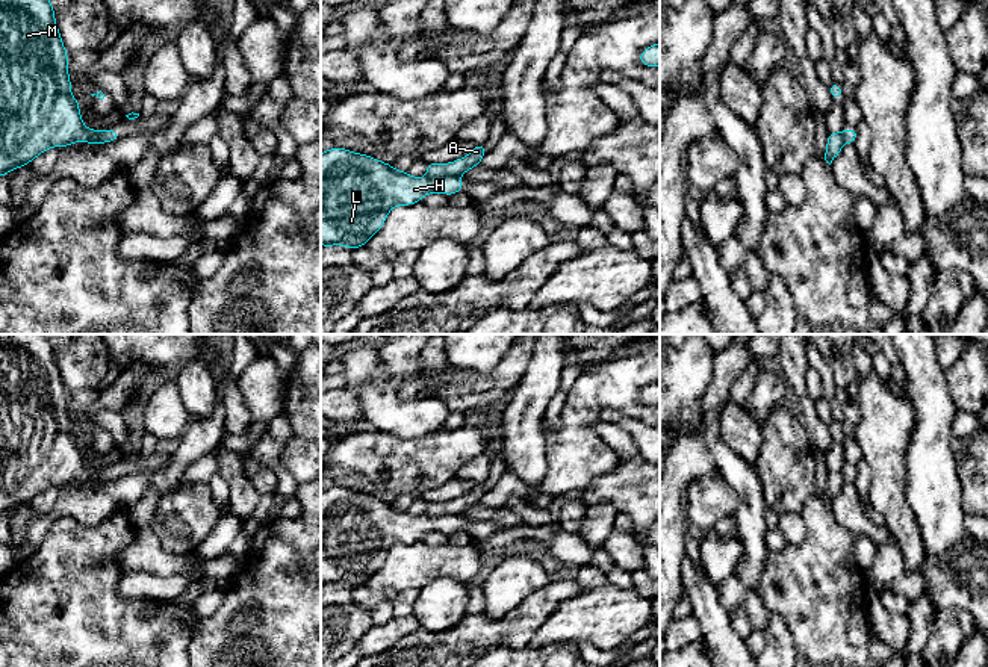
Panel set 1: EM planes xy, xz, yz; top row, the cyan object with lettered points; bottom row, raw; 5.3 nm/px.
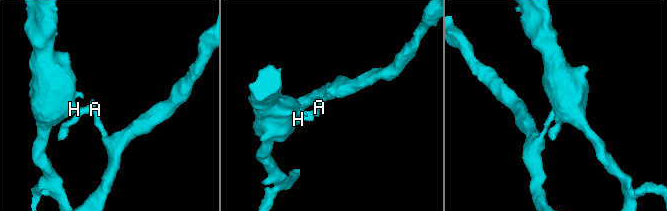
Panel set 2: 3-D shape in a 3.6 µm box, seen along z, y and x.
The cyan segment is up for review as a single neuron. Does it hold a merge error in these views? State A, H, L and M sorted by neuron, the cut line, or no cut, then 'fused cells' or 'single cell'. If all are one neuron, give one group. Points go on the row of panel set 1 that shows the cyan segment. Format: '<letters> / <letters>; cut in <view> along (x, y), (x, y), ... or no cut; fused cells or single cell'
A / H L M; cut in xz along (427, 176), (456, 177); fused cells

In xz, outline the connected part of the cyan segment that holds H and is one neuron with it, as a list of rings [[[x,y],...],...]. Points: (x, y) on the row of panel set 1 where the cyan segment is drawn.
[[[330,148],[321,154],[321,245],[365,247],[395,206],[412,206],[424,195],[463,191],[460,178],[412,177],[375,157]]]

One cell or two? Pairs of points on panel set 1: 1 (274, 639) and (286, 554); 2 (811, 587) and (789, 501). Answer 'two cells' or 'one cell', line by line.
1: one cell
2: two cells

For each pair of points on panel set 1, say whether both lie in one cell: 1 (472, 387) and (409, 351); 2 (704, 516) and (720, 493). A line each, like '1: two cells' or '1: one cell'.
1: one cell
2: one cell

